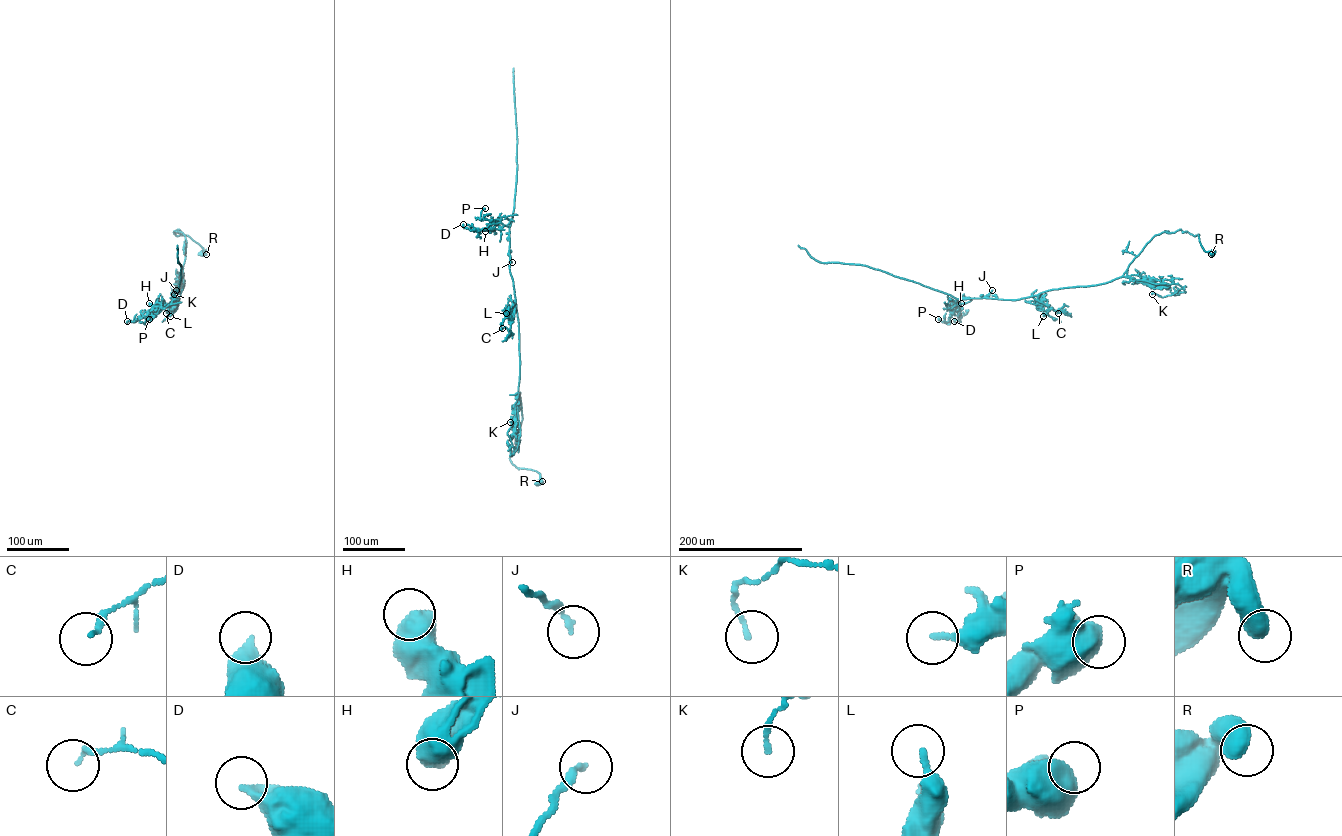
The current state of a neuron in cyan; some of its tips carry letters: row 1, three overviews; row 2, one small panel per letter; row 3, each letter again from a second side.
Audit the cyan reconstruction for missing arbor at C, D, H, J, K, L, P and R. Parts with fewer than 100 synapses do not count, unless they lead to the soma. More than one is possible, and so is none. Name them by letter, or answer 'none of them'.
none of them

